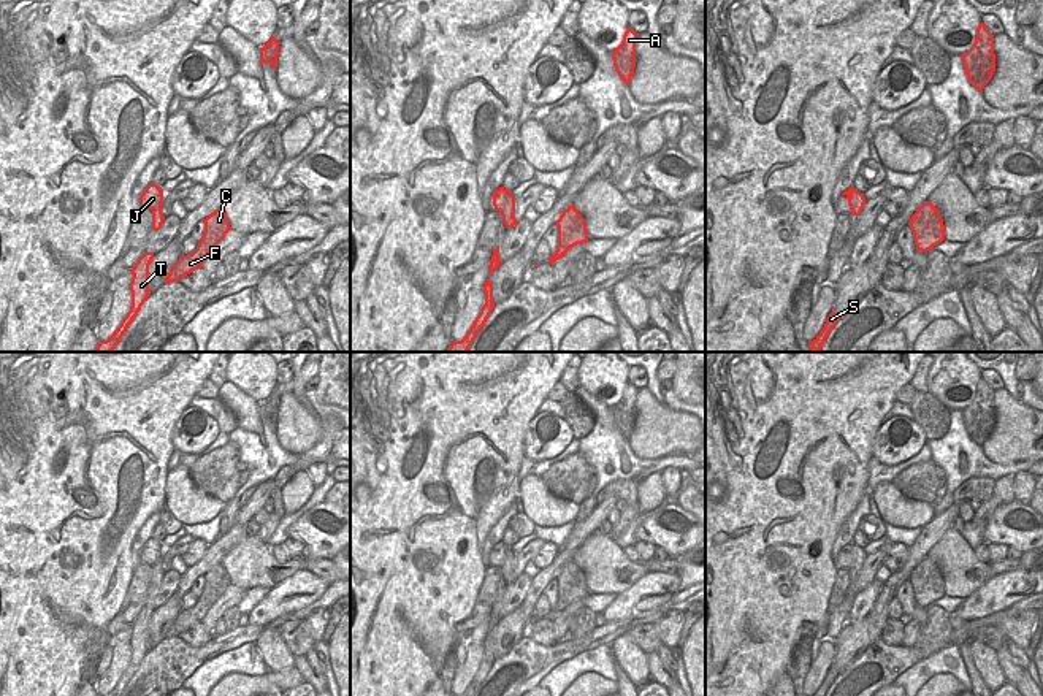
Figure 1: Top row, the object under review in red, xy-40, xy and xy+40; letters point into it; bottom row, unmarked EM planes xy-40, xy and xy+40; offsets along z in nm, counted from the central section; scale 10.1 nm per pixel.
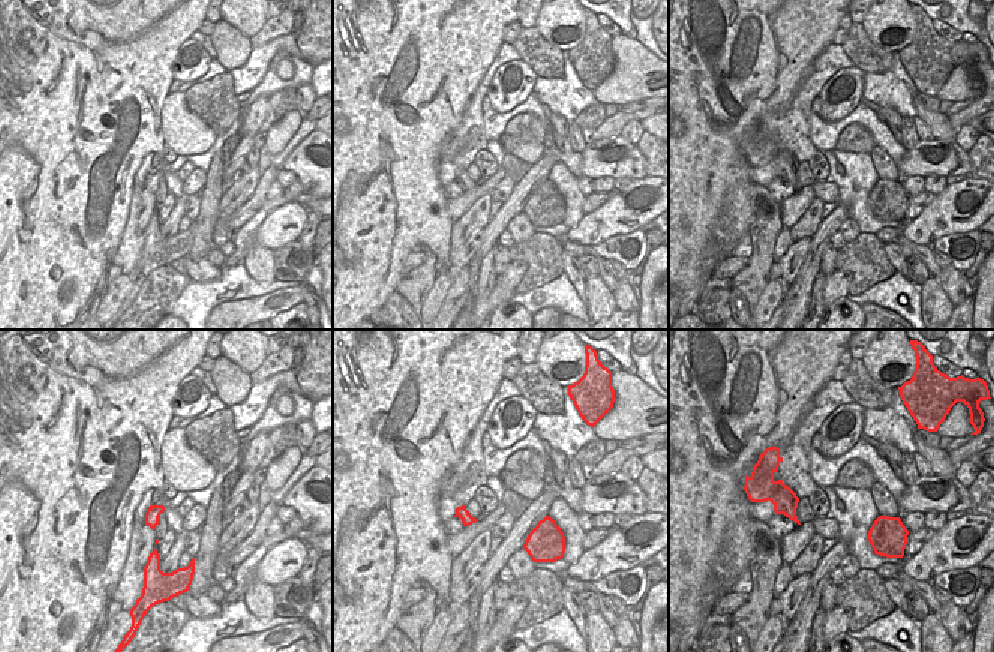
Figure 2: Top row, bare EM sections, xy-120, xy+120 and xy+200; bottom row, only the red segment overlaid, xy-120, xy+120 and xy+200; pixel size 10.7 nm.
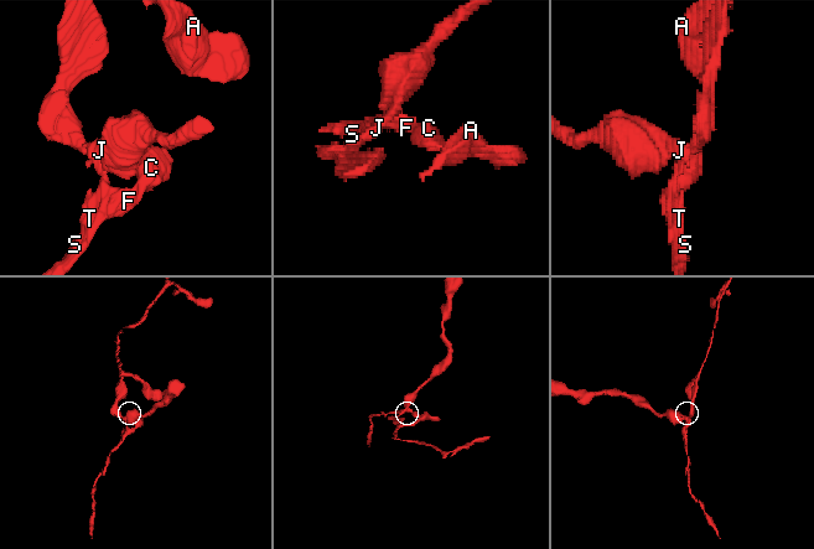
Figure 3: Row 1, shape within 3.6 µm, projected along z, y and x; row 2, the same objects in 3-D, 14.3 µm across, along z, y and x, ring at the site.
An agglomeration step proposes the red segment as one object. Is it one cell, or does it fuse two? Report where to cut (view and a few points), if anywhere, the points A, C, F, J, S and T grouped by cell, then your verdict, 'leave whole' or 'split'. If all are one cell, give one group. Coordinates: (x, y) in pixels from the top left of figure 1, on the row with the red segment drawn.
xy (514, 203), (500, 211) | A C F S T / J | split

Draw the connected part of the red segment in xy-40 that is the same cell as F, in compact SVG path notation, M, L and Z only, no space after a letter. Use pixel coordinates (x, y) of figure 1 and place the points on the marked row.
M216 209L204 220L204 233L197 249L192 254L182 255L171 268L165 279L168 282L179 282L181 277L201 268L206 257L231 230L230 220L222 209Z

